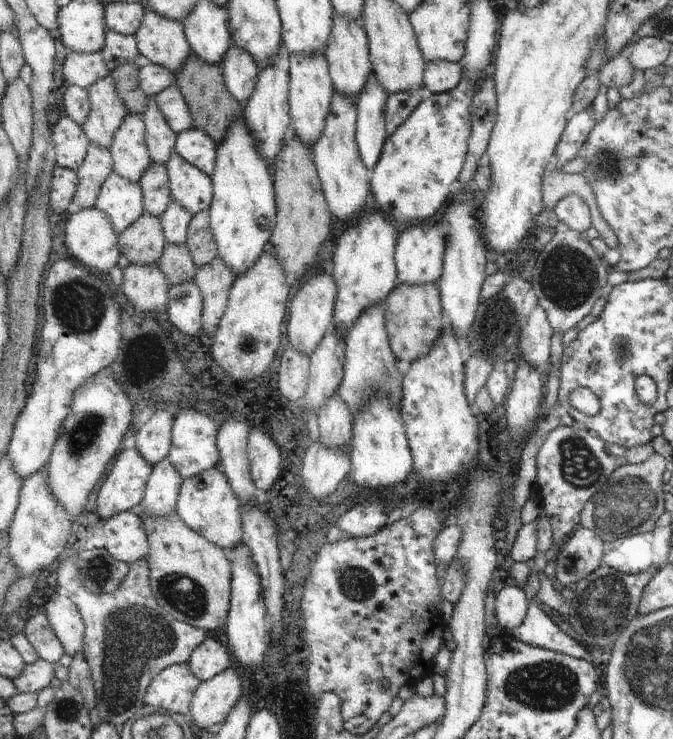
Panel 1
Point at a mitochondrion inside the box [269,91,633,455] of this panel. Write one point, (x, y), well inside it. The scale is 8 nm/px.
(568, 279)

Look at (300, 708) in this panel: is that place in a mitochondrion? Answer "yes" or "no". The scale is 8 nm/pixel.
no

